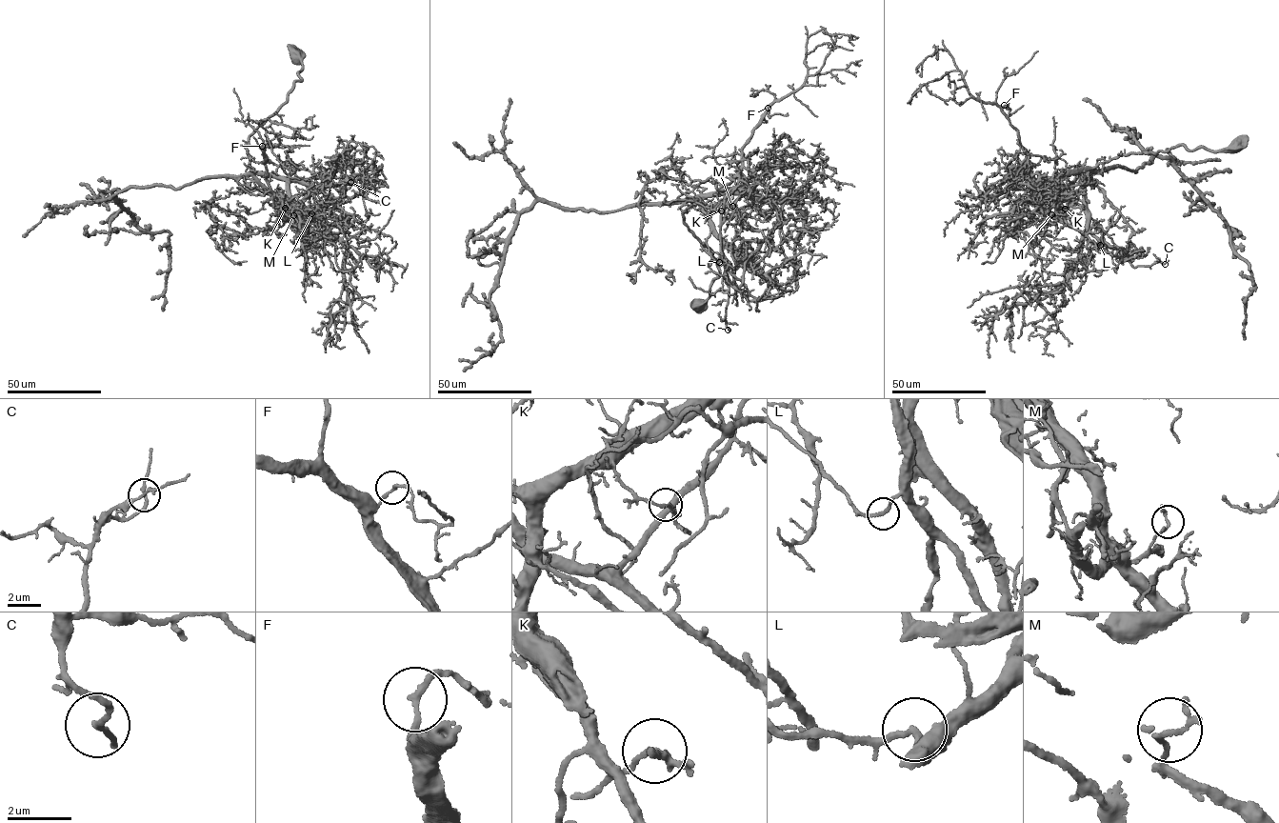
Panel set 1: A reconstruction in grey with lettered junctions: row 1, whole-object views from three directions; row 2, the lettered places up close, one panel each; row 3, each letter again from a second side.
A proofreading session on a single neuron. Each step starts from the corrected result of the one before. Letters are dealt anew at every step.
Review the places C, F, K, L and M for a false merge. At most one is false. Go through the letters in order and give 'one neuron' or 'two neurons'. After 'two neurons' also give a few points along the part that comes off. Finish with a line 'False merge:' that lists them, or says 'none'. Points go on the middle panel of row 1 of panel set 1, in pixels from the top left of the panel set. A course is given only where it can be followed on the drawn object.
C: one neuron
F: one neuron
K: two neurons; course (721, 210), (738, 176), (720, 190), (711, 176), (647, 183), (639, 258), (667, 271), (670, 284)
L: one neuron
M: one neuron
False merge: K

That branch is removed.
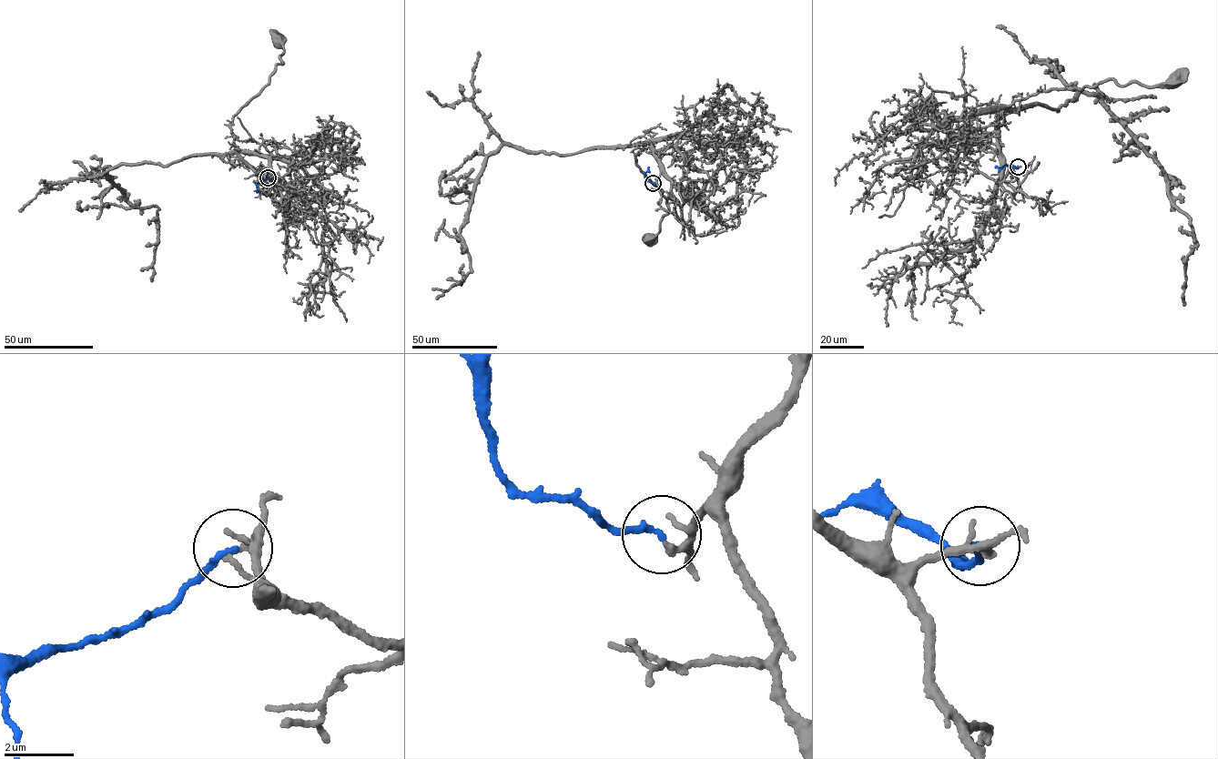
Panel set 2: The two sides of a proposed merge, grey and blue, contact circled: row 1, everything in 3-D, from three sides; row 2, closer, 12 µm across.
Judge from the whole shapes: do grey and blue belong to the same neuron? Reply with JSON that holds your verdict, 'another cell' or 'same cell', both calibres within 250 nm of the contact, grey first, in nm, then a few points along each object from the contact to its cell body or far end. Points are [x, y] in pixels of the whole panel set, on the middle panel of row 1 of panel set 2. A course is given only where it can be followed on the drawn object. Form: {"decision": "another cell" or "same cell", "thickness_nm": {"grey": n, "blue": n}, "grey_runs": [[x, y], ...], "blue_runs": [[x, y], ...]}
{"decision": "same cell", "thickness_nm": {"grey": 170, "blue": 170}, "grey_runs": [[654, 183], [661, 171], [647, 142], [636, 154], [636, 166], [662, 191], [668, 210], [659, 232], [648, 238]], "blue_runs": [[654, 183], [644, 177], [648, 167]]}

